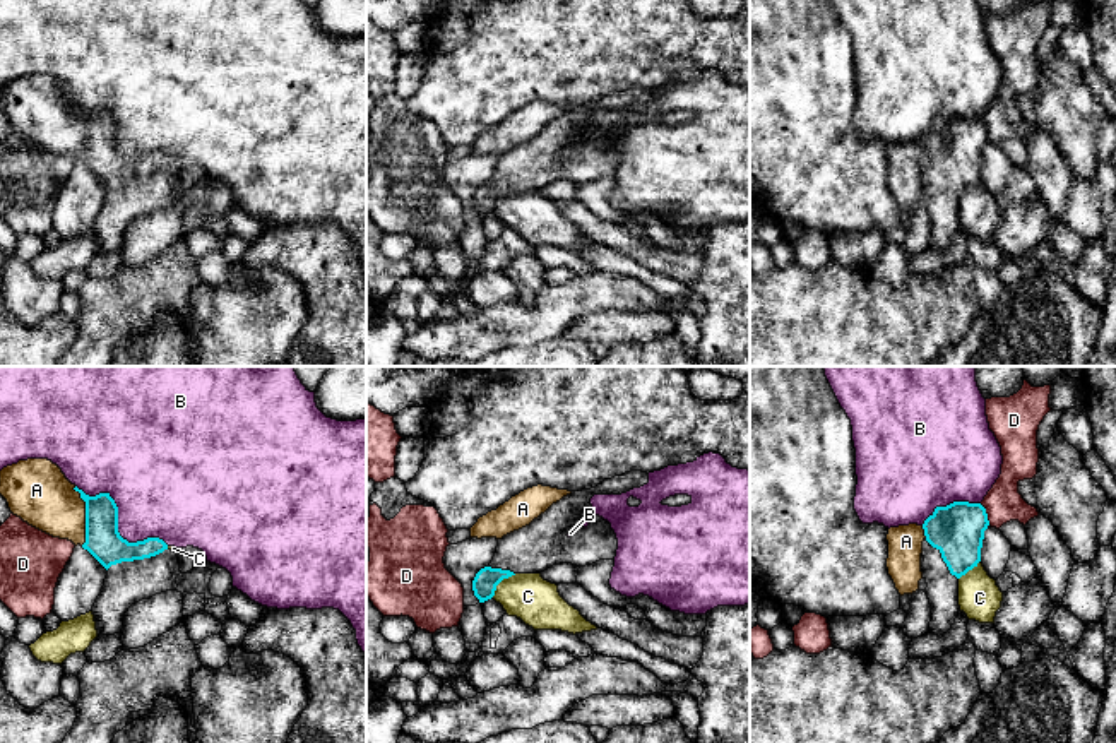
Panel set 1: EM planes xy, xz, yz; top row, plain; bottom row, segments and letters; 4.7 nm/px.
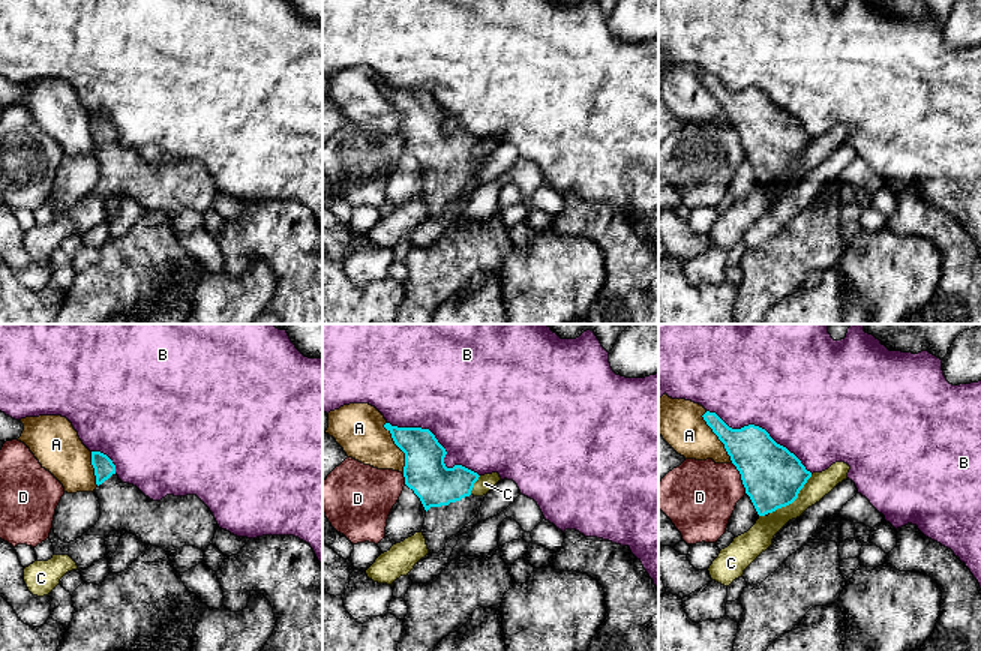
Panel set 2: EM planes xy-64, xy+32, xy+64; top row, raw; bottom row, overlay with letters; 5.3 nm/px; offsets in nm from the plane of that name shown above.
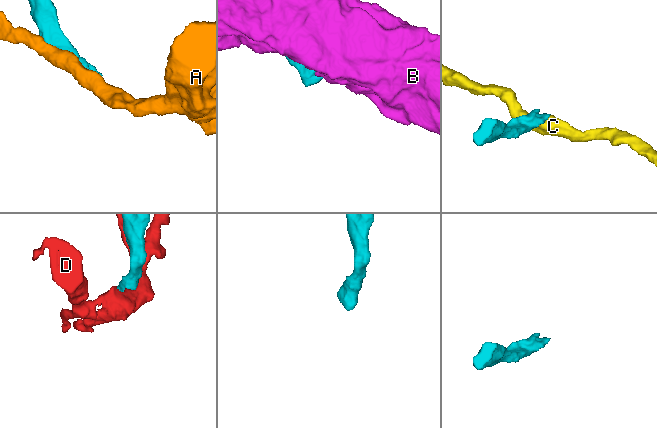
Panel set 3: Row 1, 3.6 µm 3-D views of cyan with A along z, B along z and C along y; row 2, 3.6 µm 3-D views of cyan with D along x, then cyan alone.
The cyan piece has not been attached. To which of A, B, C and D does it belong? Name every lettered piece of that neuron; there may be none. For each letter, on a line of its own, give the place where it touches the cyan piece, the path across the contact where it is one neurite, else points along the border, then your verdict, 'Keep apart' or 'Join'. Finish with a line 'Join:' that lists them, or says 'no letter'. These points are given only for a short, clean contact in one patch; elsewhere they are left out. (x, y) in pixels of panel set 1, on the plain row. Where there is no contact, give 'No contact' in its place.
A: Touches cyan at xy (86, 132). Keep apart
B: Touches cyan at xy (117, 139). Keep apart
C: Touches cyan at xz (500, 197). Boundary: xz (516, 190), (504, 196), (492, 213). Keep apart
D: Touches cyan at yz (986, 130). Keep apart
Join: no letter

